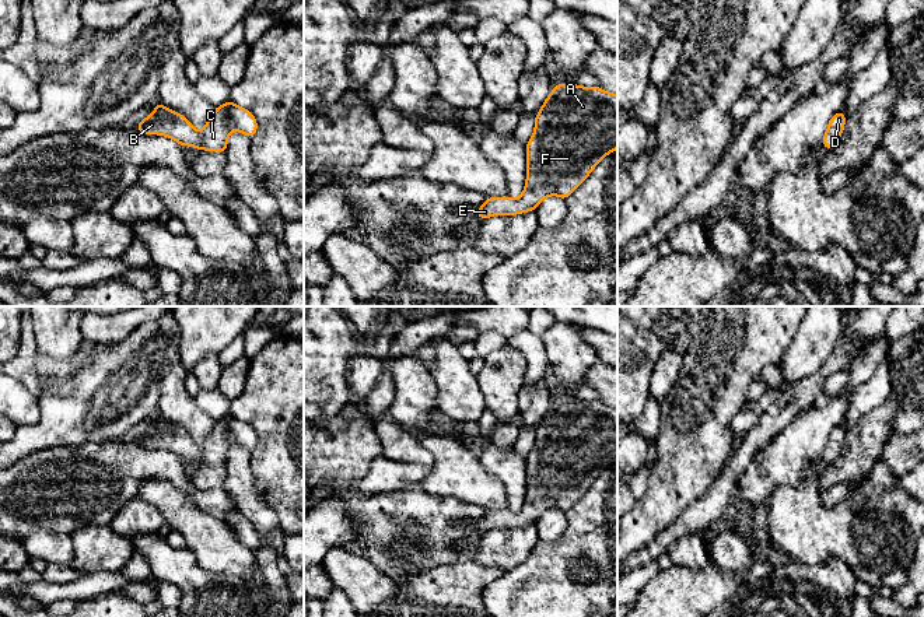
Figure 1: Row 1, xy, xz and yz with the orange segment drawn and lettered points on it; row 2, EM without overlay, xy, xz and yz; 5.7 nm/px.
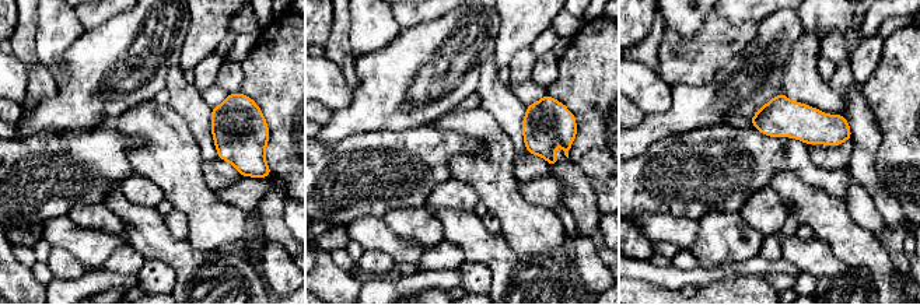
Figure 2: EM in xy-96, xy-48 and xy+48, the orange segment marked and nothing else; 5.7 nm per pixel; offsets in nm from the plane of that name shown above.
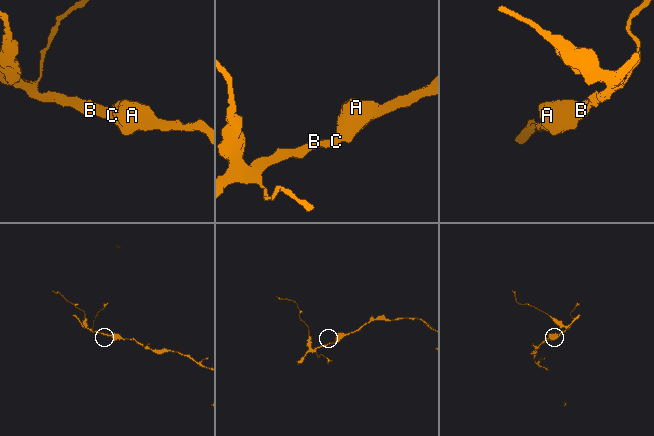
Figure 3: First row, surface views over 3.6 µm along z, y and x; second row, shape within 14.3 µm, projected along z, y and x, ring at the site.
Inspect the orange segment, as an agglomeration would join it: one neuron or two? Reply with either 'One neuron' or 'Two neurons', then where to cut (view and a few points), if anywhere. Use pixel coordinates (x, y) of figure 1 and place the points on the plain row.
One neuron. No split

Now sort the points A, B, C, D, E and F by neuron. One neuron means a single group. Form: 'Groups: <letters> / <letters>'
Groups: A B C D E F

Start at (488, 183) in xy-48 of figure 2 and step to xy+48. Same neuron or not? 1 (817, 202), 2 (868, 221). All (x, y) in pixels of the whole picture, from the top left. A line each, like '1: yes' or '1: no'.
1: yes
2: no

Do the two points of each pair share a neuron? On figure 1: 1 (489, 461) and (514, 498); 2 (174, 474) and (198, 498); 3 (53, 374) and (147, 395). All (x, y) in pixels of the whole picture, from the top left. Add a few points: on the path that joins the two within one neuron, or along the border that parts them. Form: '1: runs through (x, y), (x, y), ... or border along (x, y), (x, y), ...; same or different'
1: runs through (499, 467), (514, 483), (514, 488); same
2: runs through (179, 480), (192, 493); same
3: border along (94, 357), (67, 393), (53, 381), (41, 393); different

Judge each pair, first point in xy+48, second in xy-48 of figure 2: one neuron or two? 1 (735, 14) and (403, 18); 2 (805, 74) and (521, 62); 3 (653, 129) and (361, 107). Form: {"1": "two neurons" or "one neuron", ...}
{"1": "one neuron", "2": "two neurons", "3": "one neuron"}

